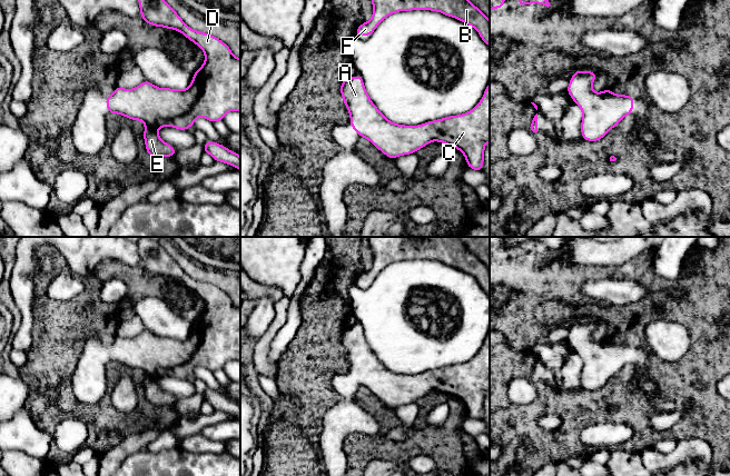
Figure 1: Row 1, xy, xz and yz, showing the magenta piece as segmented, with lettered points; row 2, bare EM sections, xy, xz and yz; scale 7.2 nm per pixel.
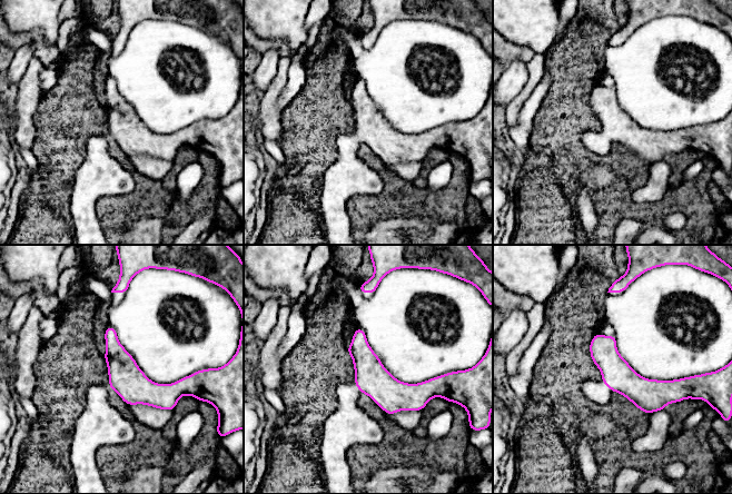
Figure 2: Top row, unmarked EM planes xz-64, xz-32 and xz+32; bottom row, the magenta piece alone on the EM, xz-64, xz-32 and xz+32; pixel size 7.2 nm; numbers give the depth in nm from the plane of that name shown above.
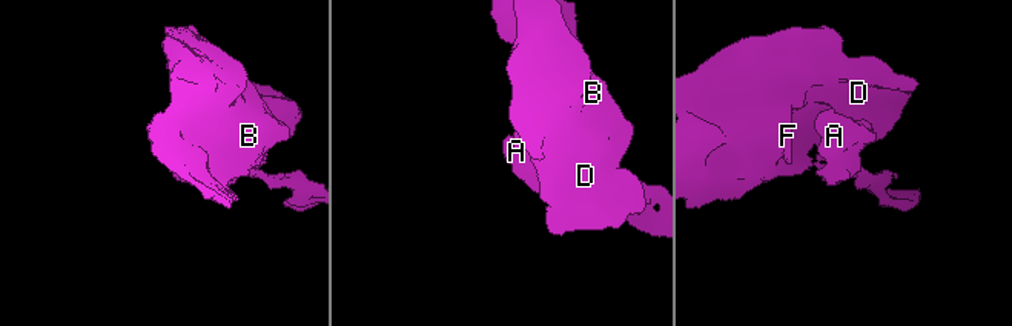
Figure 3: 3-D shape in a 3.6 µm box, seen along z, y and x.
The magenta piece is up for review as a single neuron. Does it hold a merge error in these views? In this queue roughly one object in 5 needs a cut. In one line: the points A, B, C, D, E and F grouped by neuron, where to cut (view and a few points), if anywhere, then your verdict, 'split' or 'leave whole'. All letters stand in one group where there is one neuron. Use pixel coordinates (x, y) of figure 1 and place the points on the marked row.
A B C D E F | no cut | leave whole

